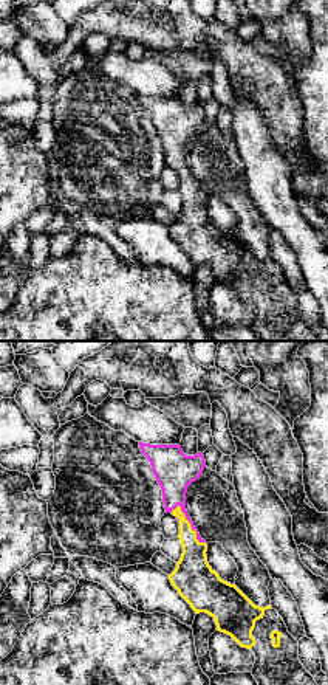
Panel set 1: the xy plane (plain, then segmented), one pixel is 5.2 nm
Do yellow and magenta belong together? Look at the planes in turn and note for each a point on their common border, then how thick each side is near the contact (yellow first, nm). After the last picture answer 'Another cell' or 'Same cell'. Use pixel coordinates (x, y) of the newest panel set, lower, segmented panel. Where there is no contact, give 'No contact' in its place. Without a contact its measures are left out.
Touches yellow at (189, 524). Thickness 190 nm (yellow) against 160 nm

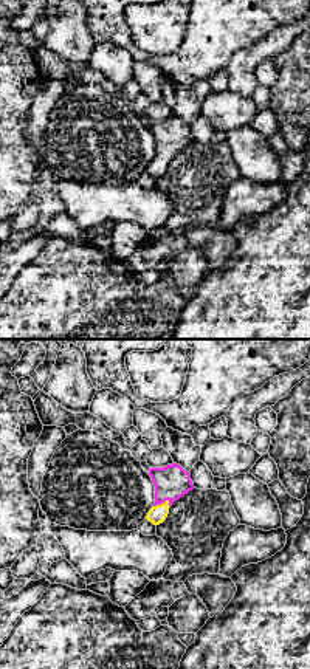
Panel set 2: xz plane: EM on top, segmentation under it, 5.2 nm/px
Touches yellow at (161, 504). Thickness 90 nm (yellow) against 180 nm

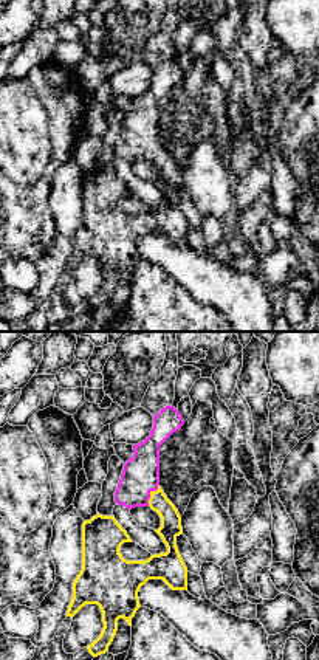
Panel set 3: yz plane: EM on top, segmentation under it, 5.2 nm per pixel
Touches yellow at (150, 494). Thickness 110 nm (yellow) against 190 nm

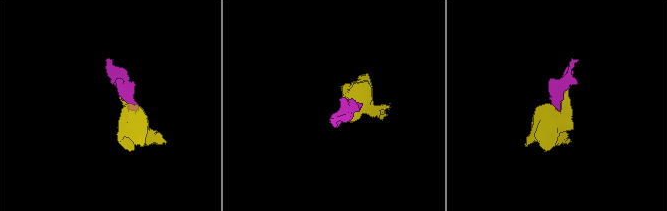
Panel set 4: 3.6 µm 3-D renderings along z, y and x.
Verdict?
Same cell

